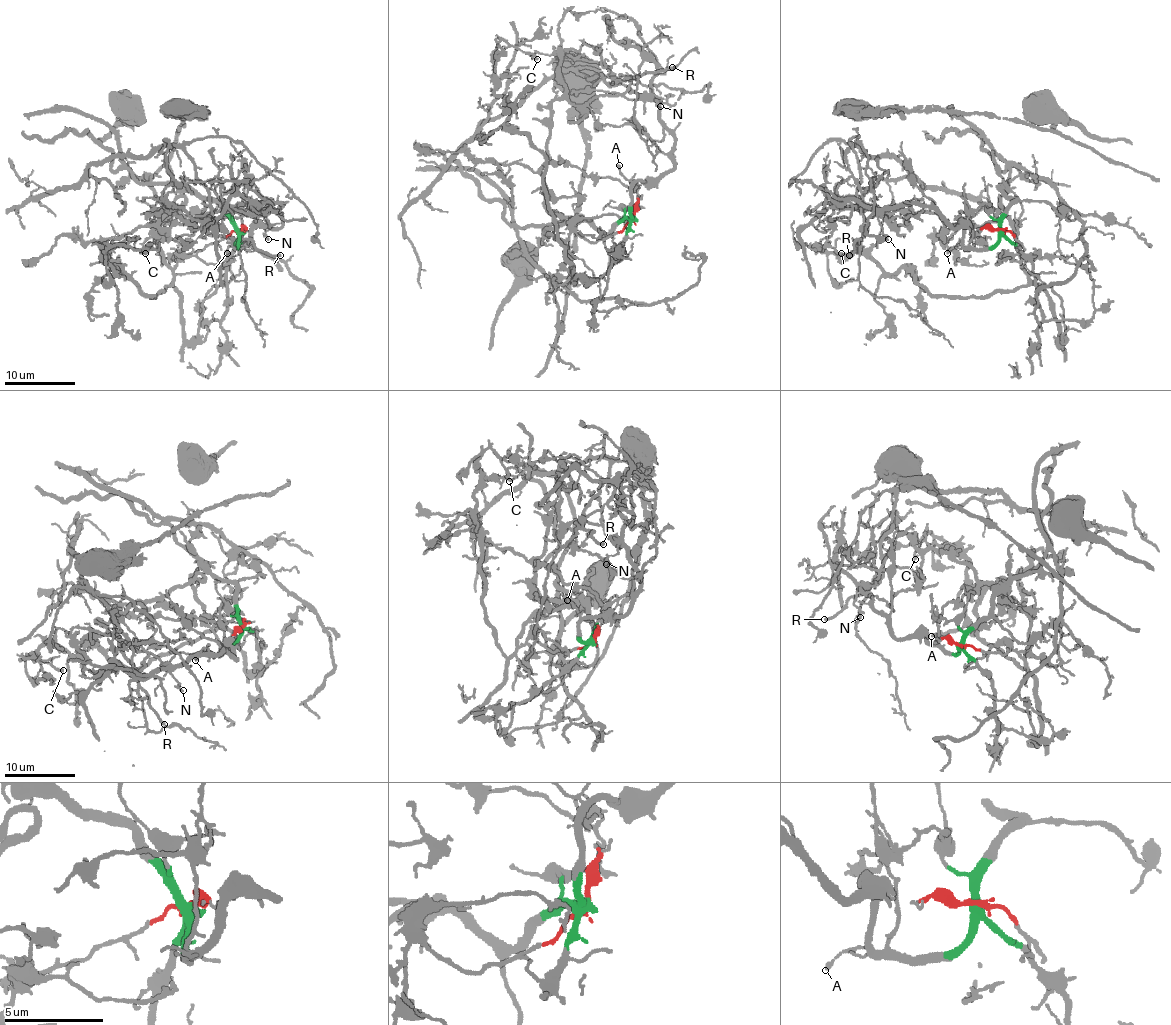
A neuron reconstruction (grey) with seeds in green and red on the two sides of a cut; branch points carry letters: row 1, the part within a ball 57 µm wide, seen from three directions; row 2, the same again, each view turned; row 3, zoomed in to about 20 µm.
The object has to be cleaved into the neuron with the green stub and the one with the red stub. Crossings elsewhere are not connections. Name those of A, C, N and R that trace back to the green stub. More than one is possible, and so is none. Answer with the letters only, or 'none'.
A, N

